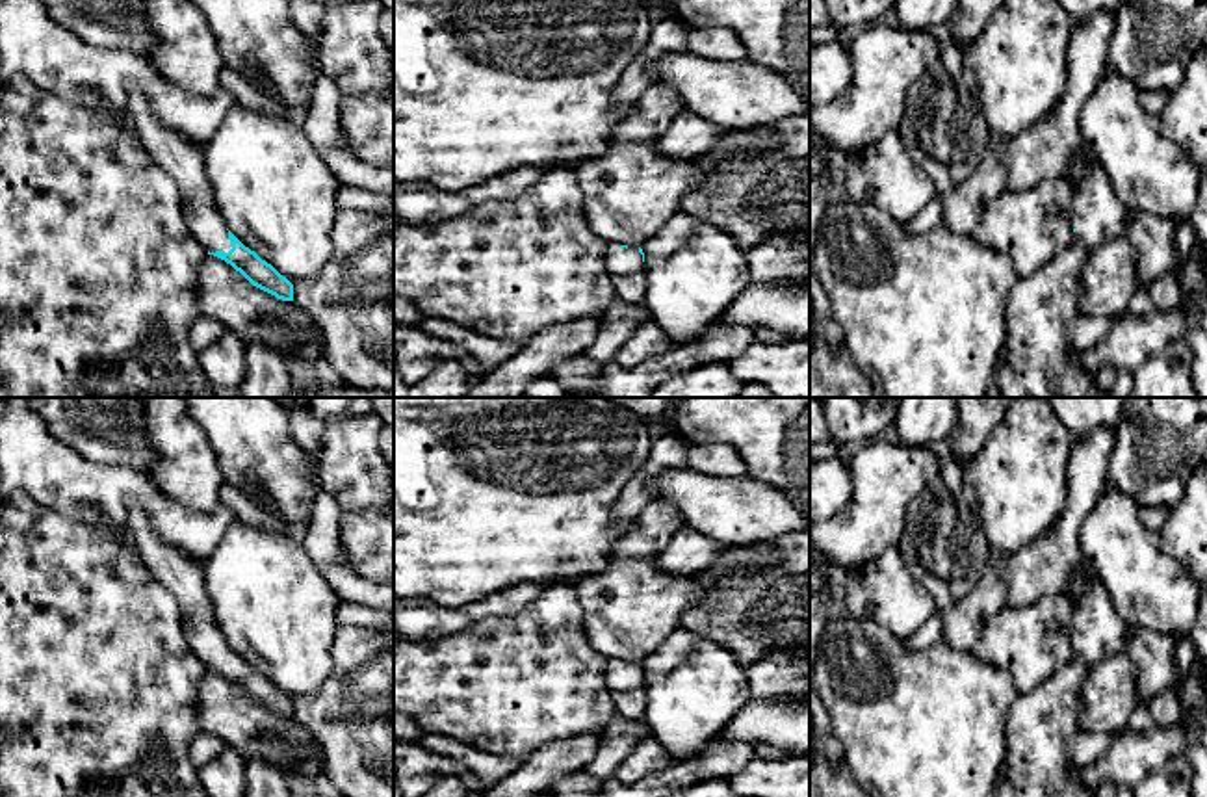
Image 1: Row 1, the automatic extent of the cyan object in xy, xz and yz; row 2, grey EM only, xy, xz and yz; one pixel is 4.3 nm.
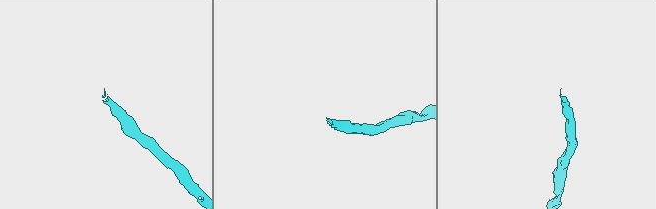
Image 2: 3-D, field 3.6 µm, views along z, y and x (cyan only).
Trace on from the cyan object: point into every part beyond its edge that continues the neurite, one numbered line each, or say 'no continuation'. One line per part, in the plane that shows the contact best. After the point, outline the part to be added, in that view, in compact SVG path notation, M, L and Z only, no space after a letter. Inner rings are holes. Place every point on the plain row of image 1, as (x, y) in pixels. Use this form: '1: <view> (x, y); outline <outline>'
1: xy (184, 578); outline M136 503L128 505L130 544L137 550L145 567L175 596L182 615L191 650L206 667L228 669L227 639L212 613L206 593L204 568L176 548L160 541L149 515Z

